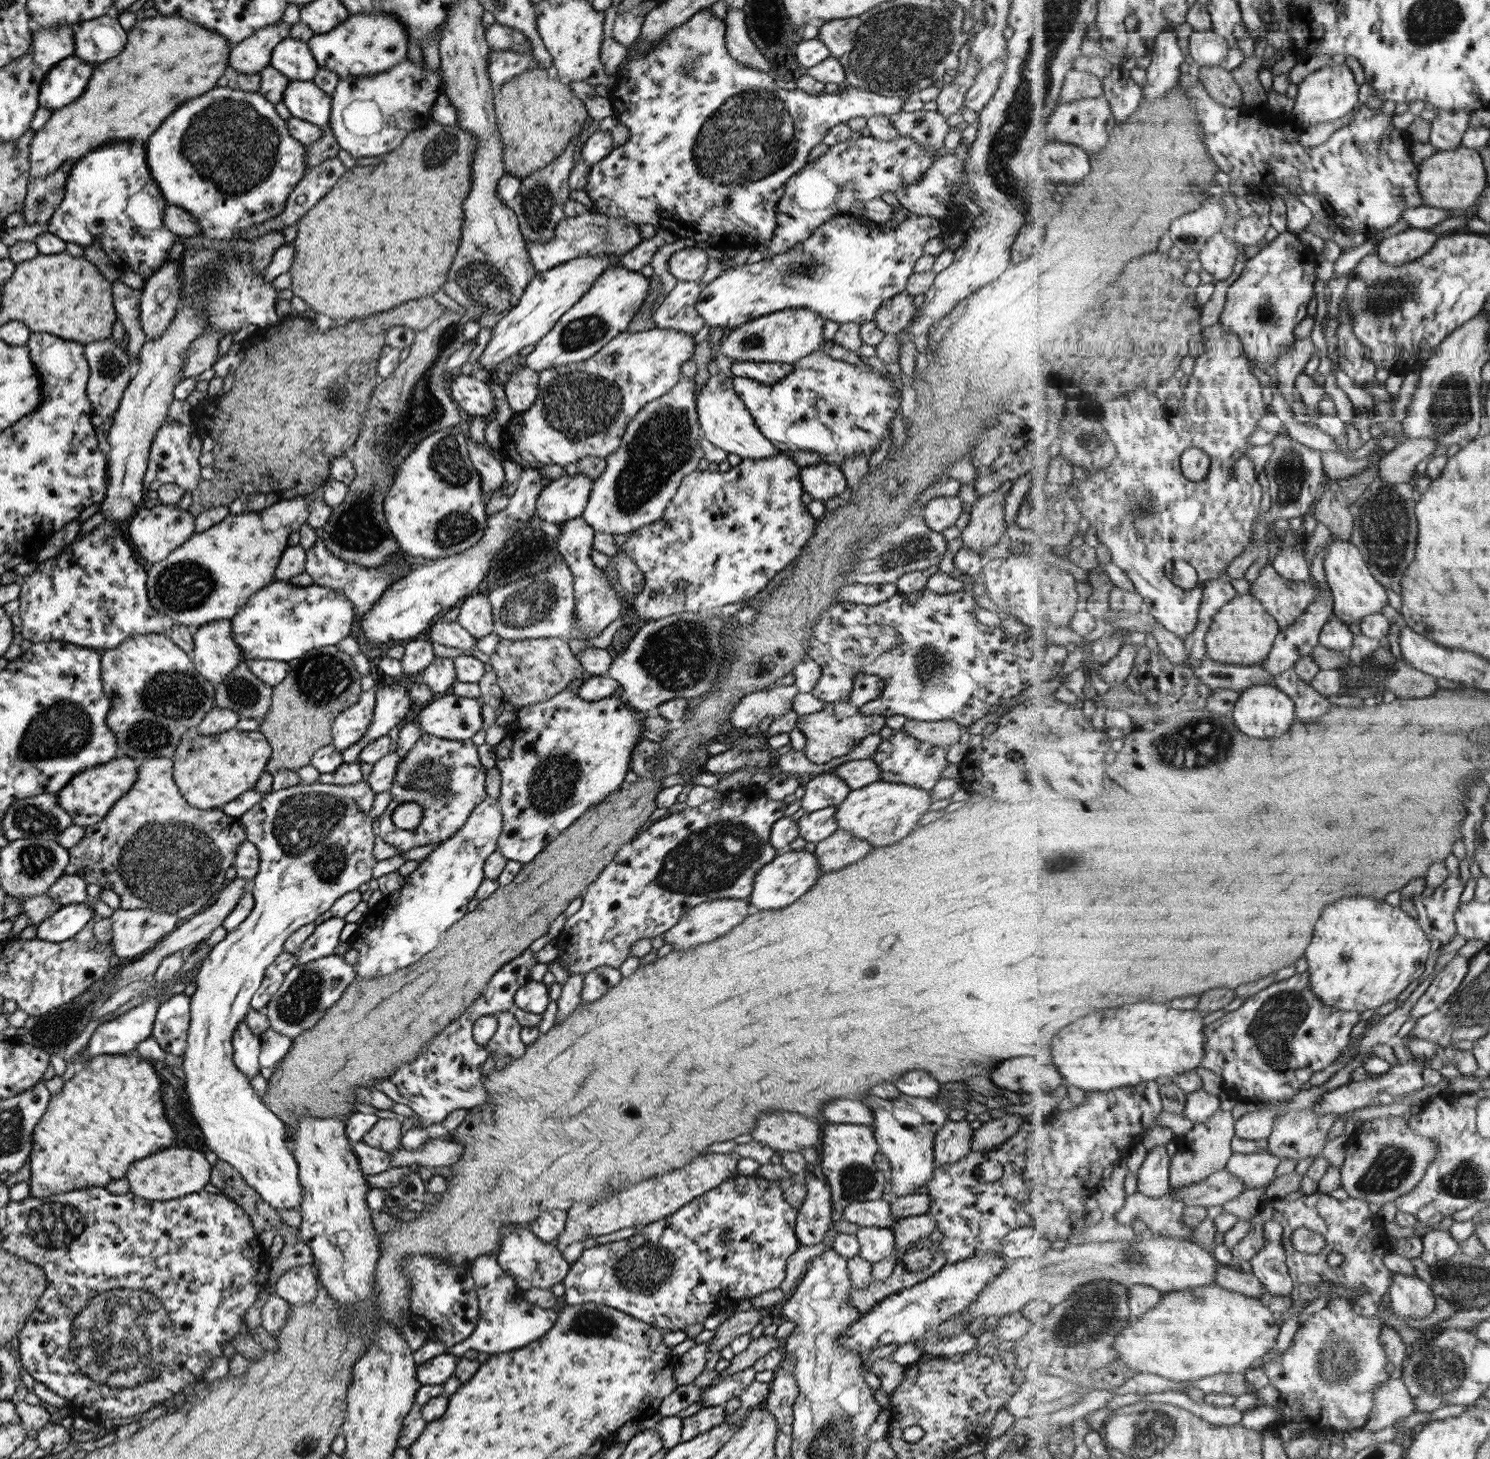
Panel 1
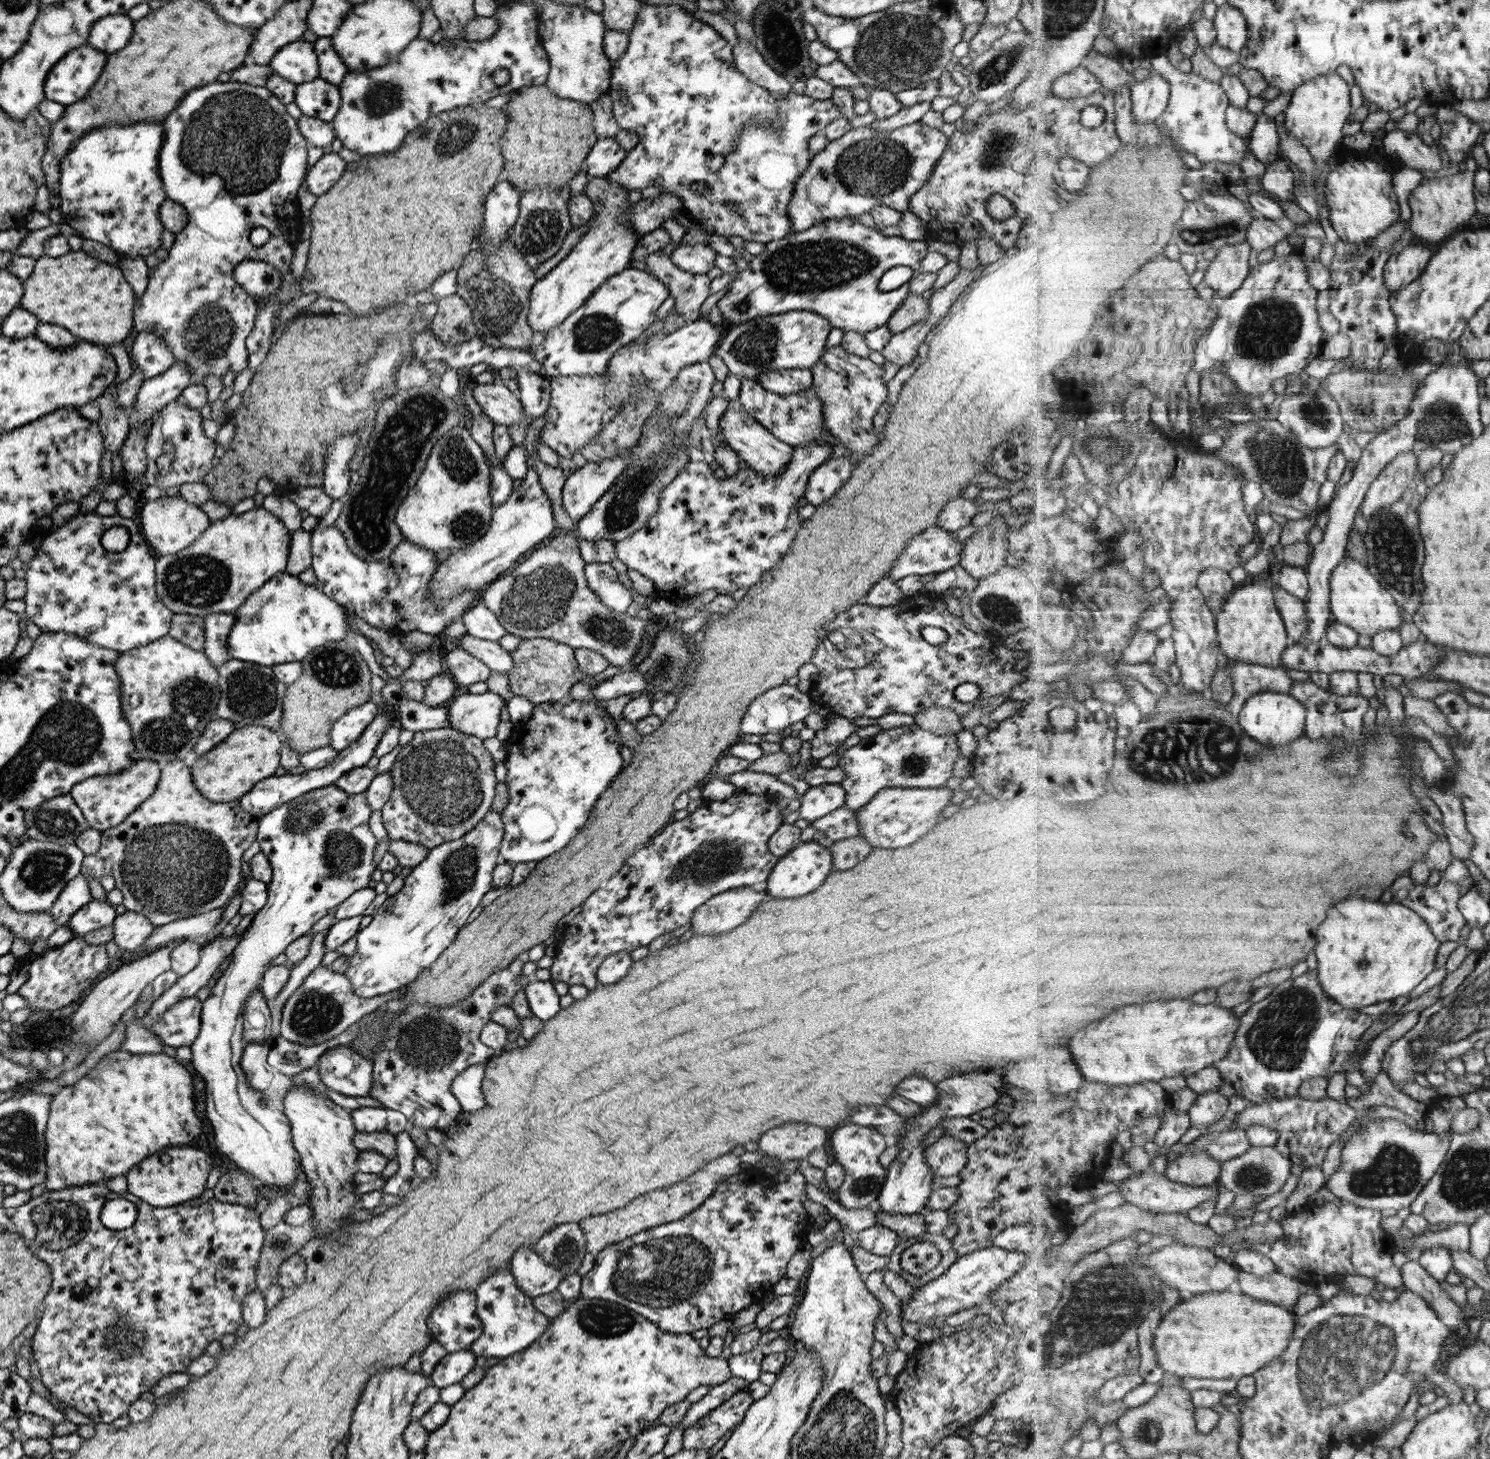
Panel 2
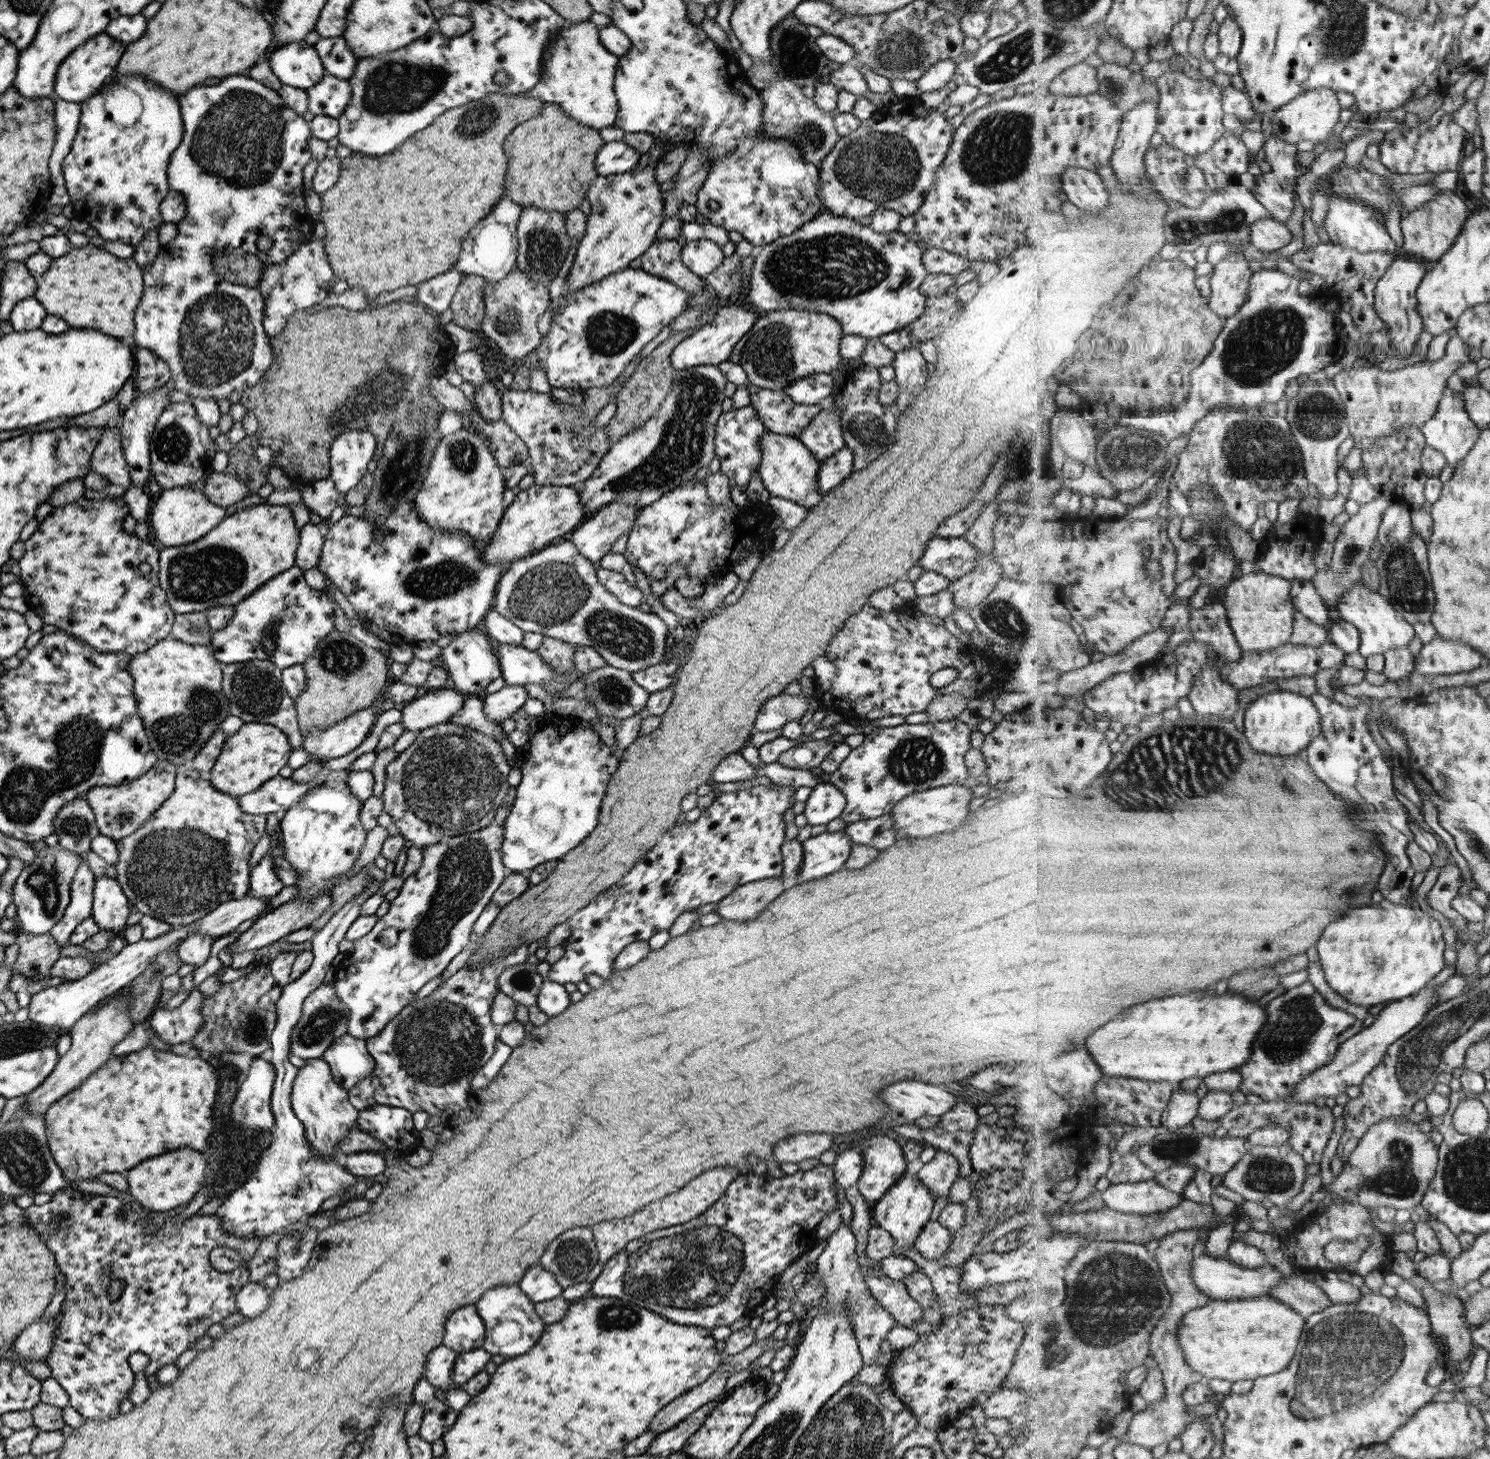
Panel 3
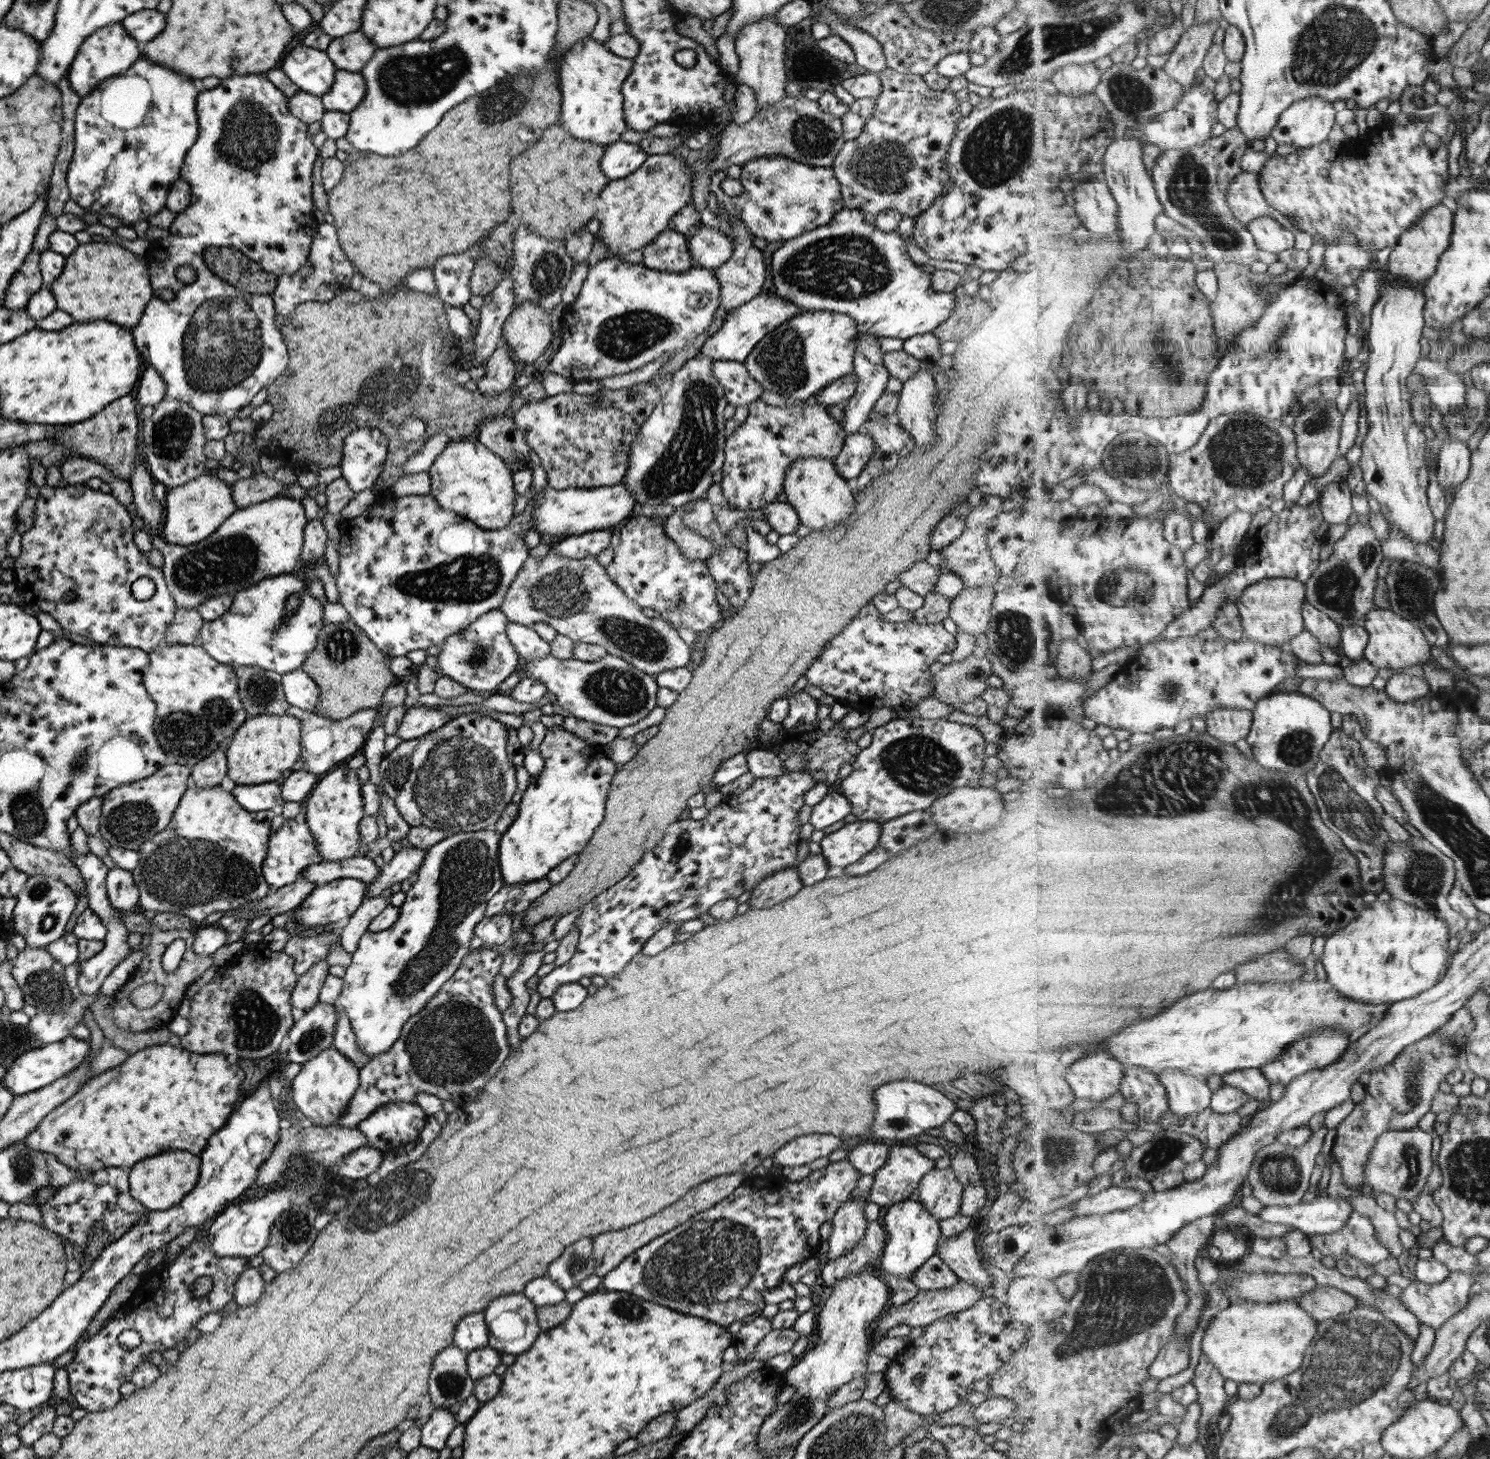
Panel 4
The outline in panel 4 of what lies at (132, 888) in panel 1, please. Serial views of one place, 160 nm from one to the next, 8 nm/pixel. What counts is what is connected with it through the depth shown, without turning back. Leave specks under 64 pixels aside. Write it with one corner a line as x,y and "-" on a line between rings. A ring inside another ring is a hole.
188,783
169,824
161,832
145,839
137,850
136,865
130,870
138,892
137,908
155,911
156,914
179,914
182,918
199,922
213,912
226,913
239,908
241,904
263,898
268,887
261,874
261,865
273,816
271,809
247,812
229,791
221,789
219,785
201,788

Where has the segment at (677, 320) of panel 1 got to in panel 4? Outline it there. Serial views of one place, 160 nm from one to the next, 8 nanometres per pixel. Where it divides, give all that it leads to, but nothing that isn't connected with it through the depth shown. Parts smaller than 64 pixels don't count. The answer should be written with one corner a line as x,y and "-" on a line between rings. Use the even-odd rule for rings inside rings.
664,229
642,249
645,267
663,272
685,272
693,267
688,248
688,235

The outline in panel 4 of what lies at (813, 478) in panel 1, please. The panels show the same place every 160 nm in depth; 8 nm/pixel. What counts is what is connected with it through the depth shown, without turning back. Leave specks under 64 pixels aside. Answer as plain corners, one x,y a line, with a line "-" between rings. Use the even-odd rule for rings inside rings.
863,432
847,435
841,450
832,462
837,474
847,481
854,481
870,459
874,447
873,439

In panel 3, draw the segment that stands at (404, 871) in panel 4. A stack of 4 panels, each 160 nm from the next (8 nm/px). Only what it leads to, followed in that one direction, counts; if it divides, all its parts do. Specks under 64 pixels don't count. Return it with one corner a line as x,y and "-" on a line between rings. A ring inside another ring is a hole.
385,873
385,878
381,882
374,880
363,893
345,903
320,930
316,930
313,938
309,940
312,959
306,971
281,987
279,998
274,1004
276,1023
266,1054
266,1059
274,1070
270,1094
270,1110
275,1119
273,1130
270,1132
273,1140
260,1155
255,1170
249,1174
249,1178
231,1191
215,1212
216,1217
222,1222
222,1231
227,1231
234,1237
257,1237
257,1240
263,1240
268,1234
279,1232
281,1228
290,1225
298,1218
315,1213
323,1200
329,1196
340,1197
346,1194
345,1192
351,1190
356,1182
355,1176
345,1170
341,1160
320,1156
319,1152
313,1153
309,1143
305,1141
305,1129
295,1118
290,1106
291,1085
298,1068
288,1061
289,1041
292,1028
299,1020
303,999
323,982
323,975
330,967
331,959
338,953
338,942
343,940
350,922
359,918
359,908
363,906
364,900
370,894
379,891
381,884
389,876
393,874

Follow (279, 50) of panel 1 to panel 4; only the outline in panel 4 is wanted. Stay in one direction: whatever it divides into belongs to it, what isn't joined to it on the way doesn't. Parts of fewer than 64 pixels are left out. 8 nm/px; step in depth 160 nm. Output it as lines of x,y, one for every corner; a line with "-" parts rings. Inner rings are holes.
295,45
280,60
283,74
301,91
320,96
333,84
333,75
337,68
326,57
325,51
305,45

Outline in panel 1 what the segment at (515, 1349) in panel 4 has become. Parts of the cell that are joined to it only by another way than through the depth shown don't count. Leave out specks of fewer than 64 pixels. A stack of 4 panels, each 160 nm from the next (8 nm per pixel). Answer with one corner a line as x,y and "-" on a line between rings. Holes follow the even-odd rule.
492,1254
475,1257
468,1271
478,1302
475,1328
467,1338
446,1349
447,1354
461,1356
466,1350
485,1352
487,1355
509,1352
537,1340
552,1327
557,1310
544,1309
527,1302
523,1290
517,1288
513,1278
499,1268

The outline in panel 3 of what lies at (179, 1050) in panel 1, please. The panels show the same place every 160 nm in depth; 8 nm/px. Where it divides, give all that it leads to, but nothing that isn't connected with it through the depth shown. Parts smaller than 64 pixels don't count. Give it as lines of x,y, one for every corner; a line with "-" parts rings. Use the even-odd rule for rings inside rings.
193,989
188,991
176,1008
155,1009
148,1018
154,1034
168,1045
189,1043
202,1027
200,1002
203,997
199,991

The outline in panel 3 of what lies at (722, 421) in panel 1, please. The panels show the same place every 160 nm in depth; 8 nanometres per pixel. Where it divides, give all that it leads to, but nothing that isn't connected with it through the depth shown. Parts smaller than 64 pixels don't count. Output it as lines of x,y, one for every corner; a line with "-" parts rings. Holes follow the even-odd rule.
767,433
759,440
760,463
758,475
763,488
768,490
770,496
779,496
785,500
792,500
803,506
805,496
813,492
821,494
816,488
817,471
821,461
815,457
797,440
781,434

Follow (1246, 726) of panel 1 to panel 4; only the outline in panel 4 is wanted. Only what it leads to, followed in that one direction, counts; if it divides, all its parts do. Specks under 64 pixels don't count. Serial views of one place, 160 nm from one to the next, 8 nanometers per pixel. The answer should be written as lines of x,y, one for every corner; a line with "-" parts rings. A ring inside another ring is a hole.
1304,693
1275,694
1256,704
1254,721
1246,739
1253,758
1266,769
1281,770
1291,776
1306,776
1320,759
1320,752
1333,730
1331,712
1320,701

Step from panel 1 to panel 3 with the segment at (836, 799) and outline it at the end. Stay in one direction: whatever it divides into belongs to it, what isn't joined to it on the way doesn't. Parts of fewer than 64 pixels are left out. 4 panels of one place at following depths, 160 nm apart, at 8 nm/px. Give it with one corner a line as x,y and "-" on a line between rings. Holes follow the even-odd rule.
820,783
812,787
804,803
803,814
806,823
815,826
827,824
833,818
837,818
845,806
845,799
843,793
835,786

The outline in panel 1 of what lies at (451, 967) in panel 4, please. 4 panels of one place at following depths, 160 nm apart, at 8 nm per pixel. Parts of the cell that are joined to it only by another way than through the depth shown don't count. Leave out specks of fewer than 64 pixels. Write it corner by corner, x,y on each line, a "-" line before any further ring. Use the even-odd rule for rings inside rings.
485,795
484,799
473,807
465,822
447,839
441,841
417,867
404,876
402,887
386,896
372,908
366,918
369,928
357,929
349,937
349,942
358,952
357,963
353,965
359,979
372,979
385,976
398,968
412,965
425,953
435,948
440,934
467,913
467,902
473,898
478,884
483,880
483,863
496,849
497,839
502,831
502,814
499,812
496,798

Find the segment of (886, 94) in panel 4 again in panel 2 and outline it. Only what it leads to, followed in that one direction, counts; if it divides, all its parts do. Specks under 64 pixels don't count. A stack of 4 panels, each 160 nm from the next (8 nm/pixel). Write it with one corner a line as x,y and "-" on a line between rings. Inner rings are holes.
919,121
893,131
873,131
867,125
850,128
843,136
829,141
821,152
812,155
809,166
797,178
786,208
791,232
805,231
821,220
857,218
869,213
874,206
888,206
899,214
907,212
911,196
931,177
935,164
945,151
947,139
938,129
929,128

